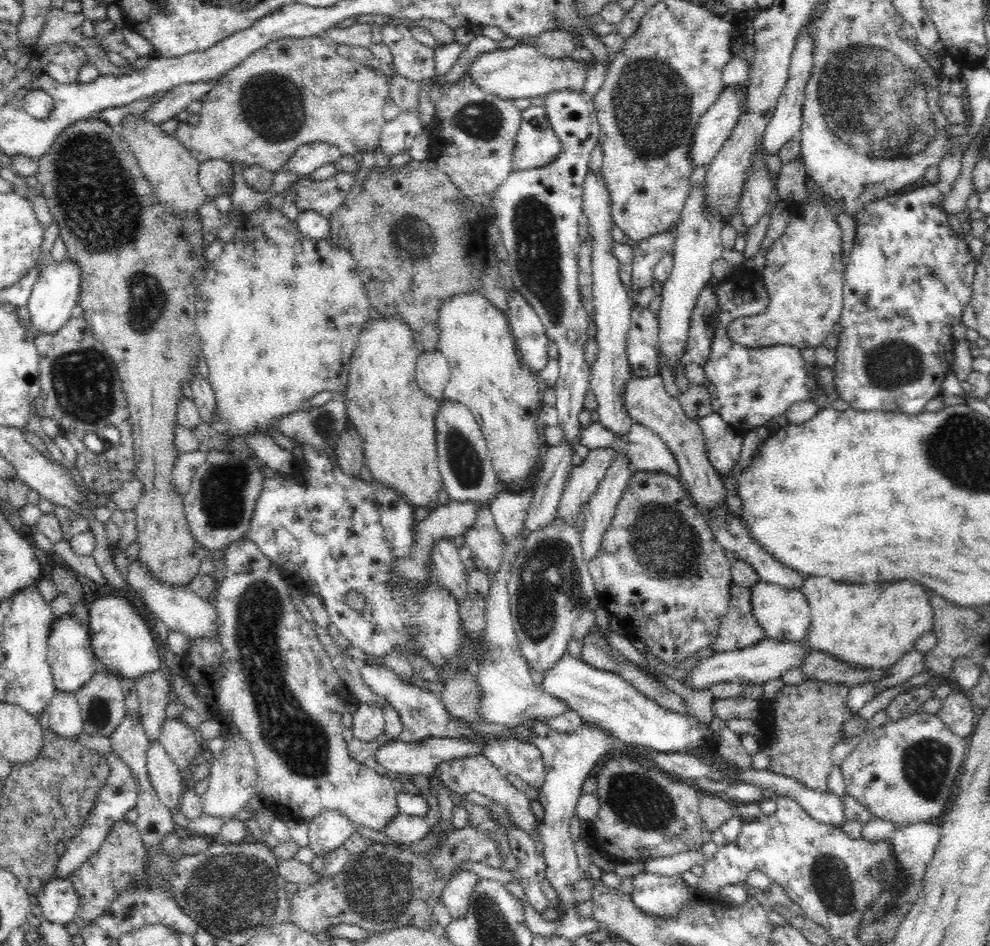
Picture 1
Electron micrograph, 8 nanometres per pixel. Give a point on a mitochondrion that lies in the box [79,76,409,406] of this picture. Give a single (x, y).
(148, 295)

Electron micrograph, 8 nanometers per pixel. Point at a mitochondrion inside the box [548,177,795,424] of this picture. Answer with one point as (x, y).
(708, 318)

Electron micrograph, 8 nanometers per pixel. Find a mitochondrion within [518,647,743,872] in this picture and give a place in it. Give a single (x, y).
(634, 799)

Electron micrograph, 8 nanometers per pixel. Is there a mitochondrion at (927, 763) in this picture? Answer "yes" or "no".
yes

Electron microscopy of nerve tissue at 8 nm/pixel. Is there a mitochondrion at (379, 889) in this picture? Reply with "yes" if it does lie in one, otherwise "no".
yes

